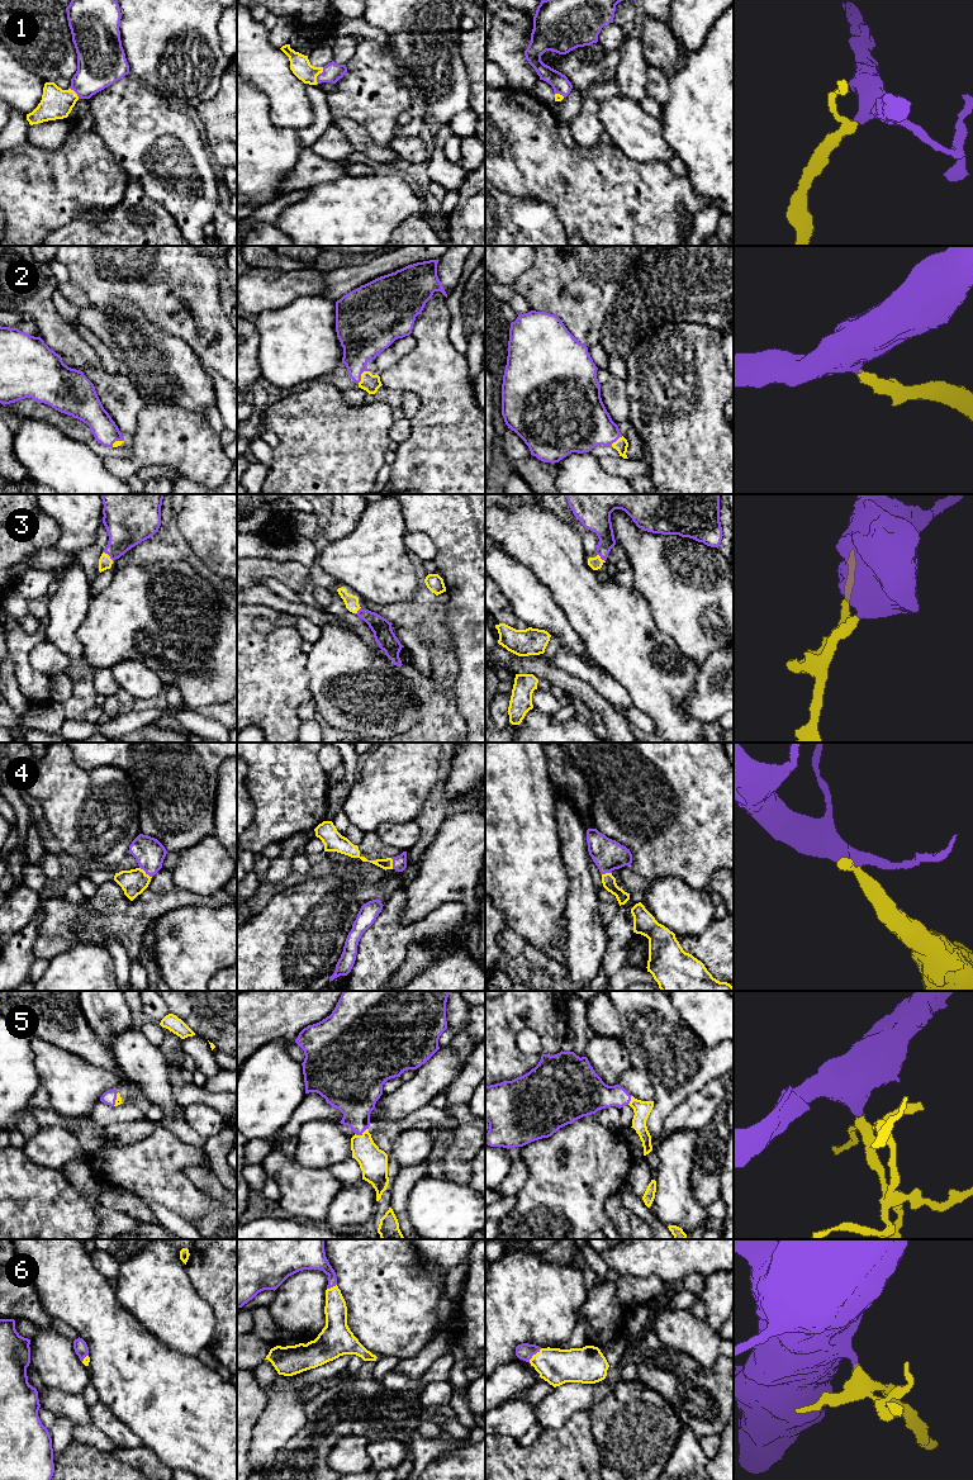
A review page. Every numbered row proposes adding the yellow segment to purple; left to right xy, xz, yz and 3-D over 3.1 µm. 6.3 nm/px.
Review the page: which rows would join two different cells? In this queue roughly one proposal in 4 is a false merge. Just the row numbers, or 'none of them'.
none of them

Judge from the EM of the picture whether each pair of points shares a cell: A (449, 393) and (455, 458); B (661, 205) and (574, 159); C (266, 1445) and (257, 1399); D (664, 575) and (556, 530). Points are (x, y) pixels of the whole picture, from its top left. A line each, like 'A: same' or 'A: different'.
A: same
B: same
C: different
D: different

